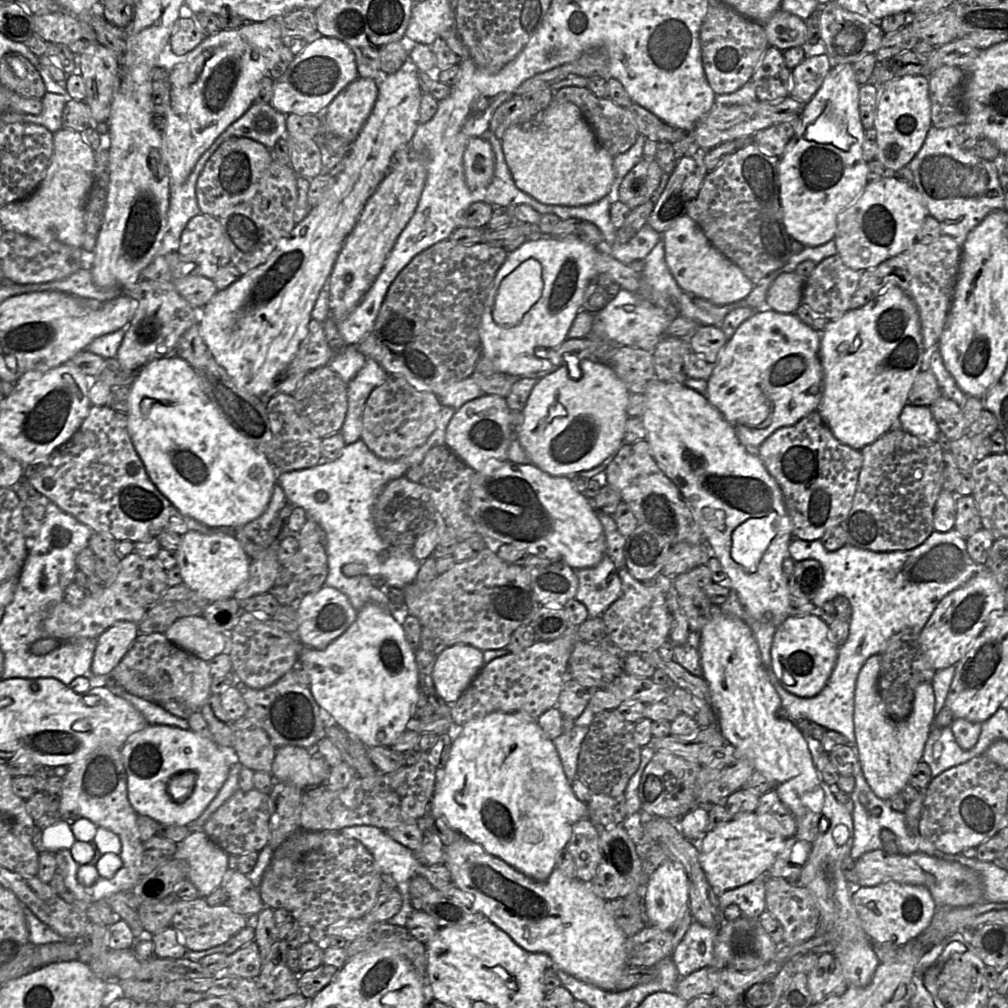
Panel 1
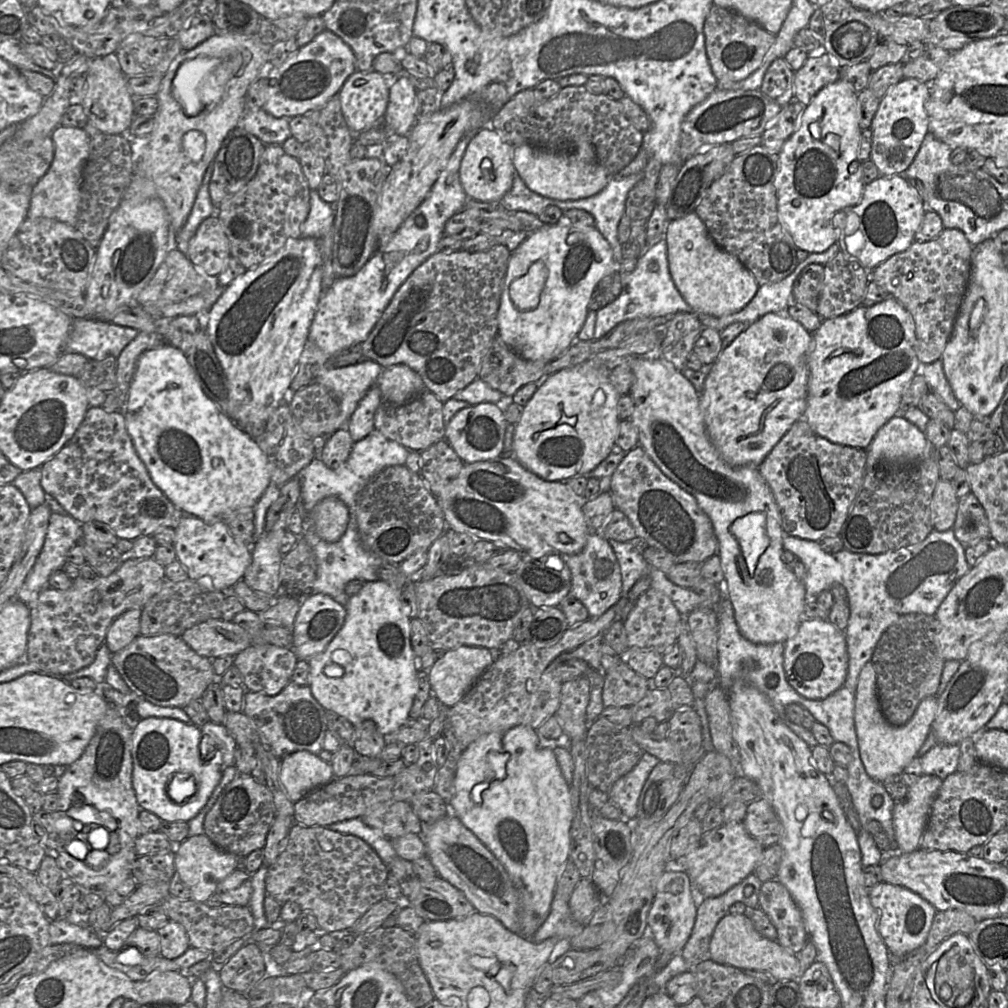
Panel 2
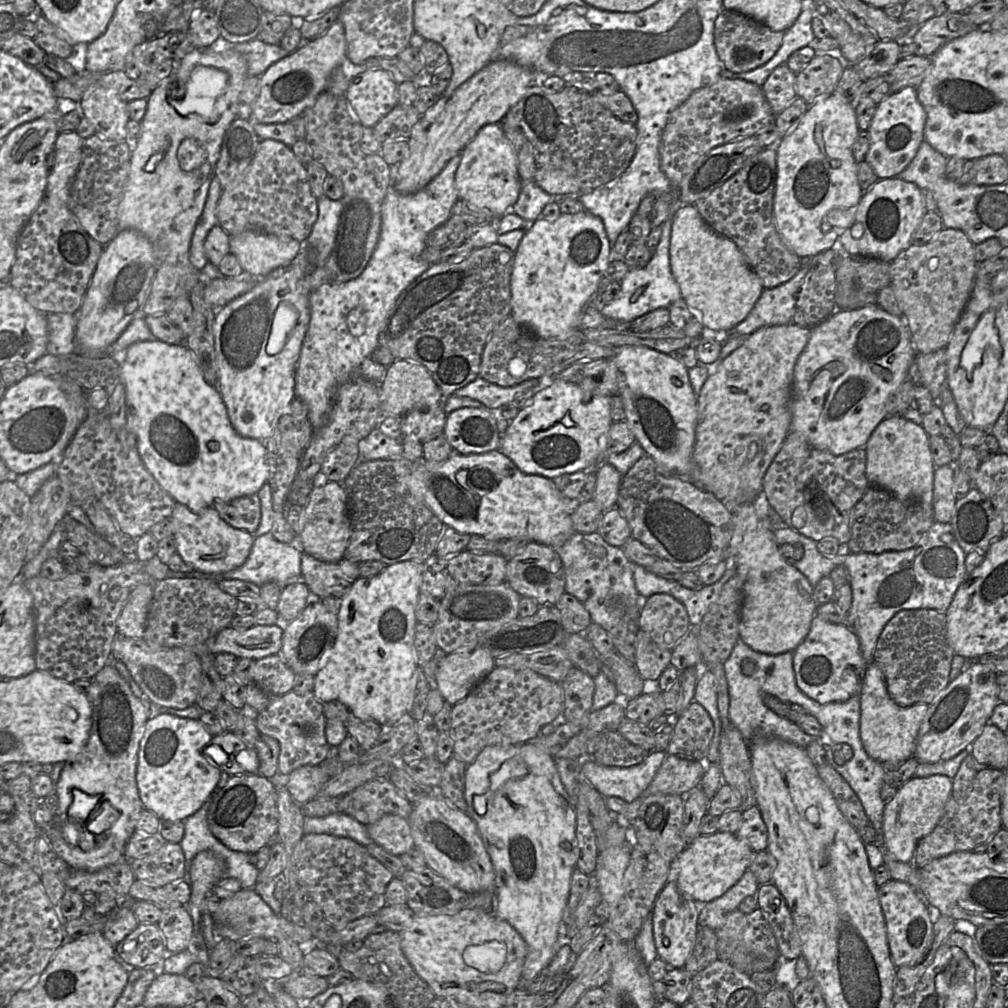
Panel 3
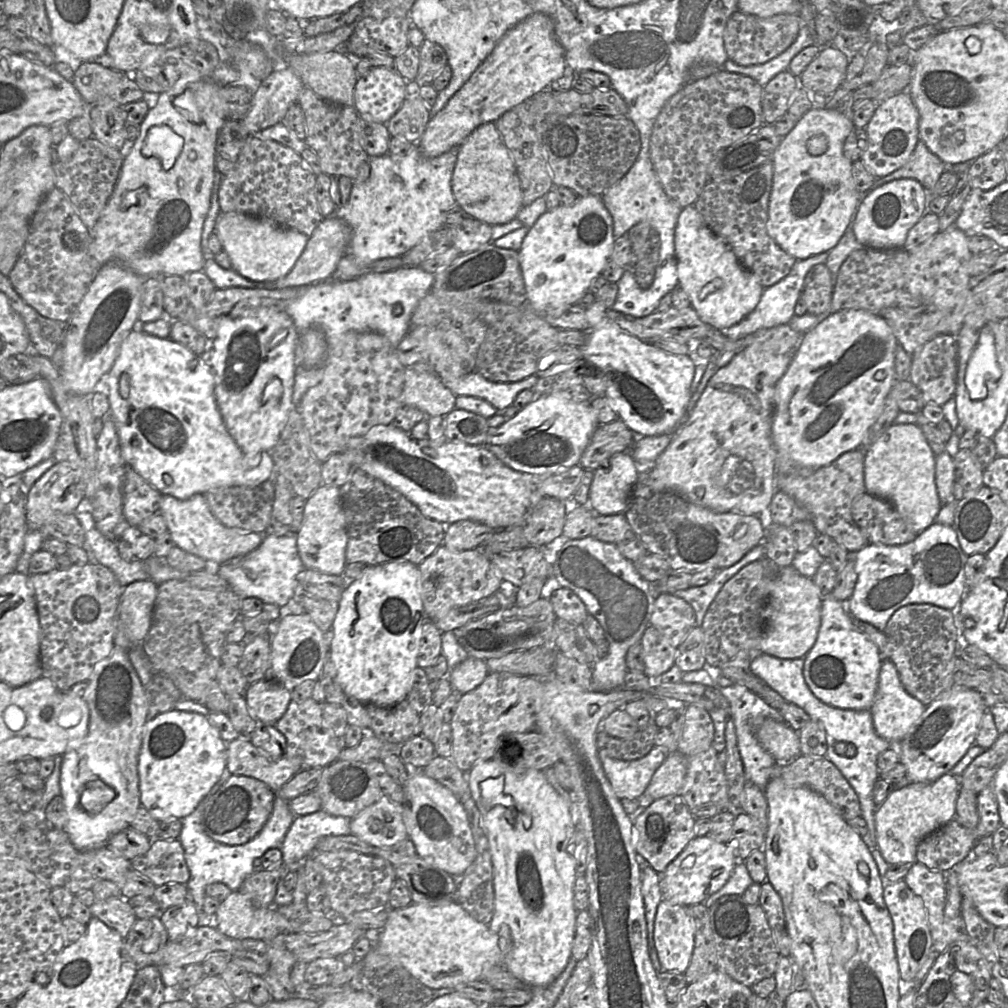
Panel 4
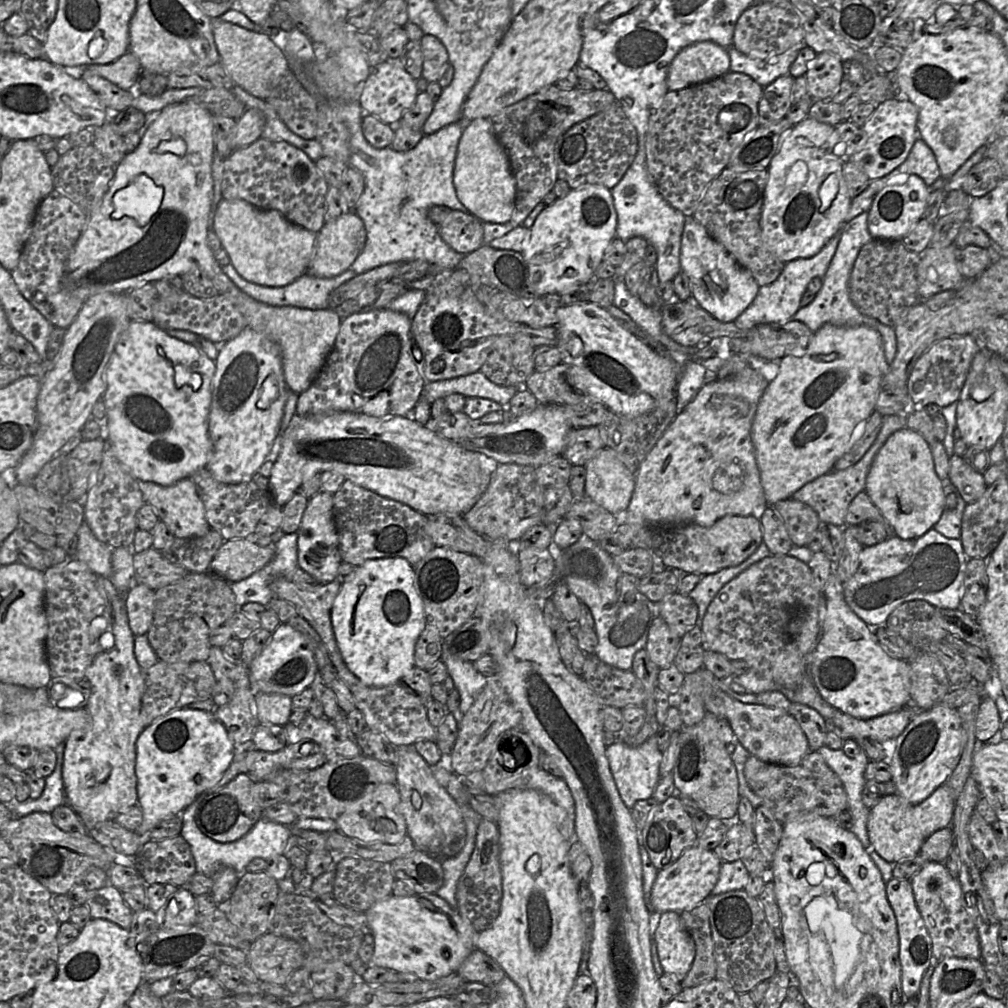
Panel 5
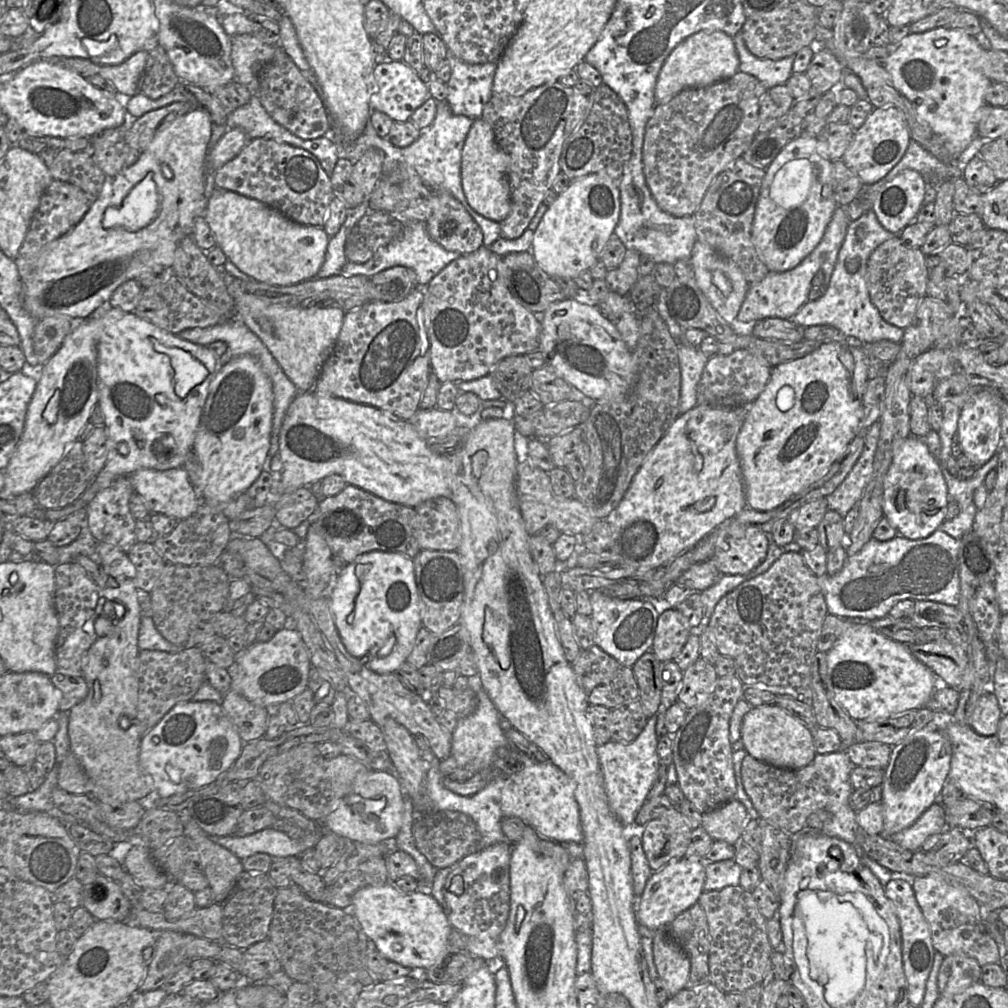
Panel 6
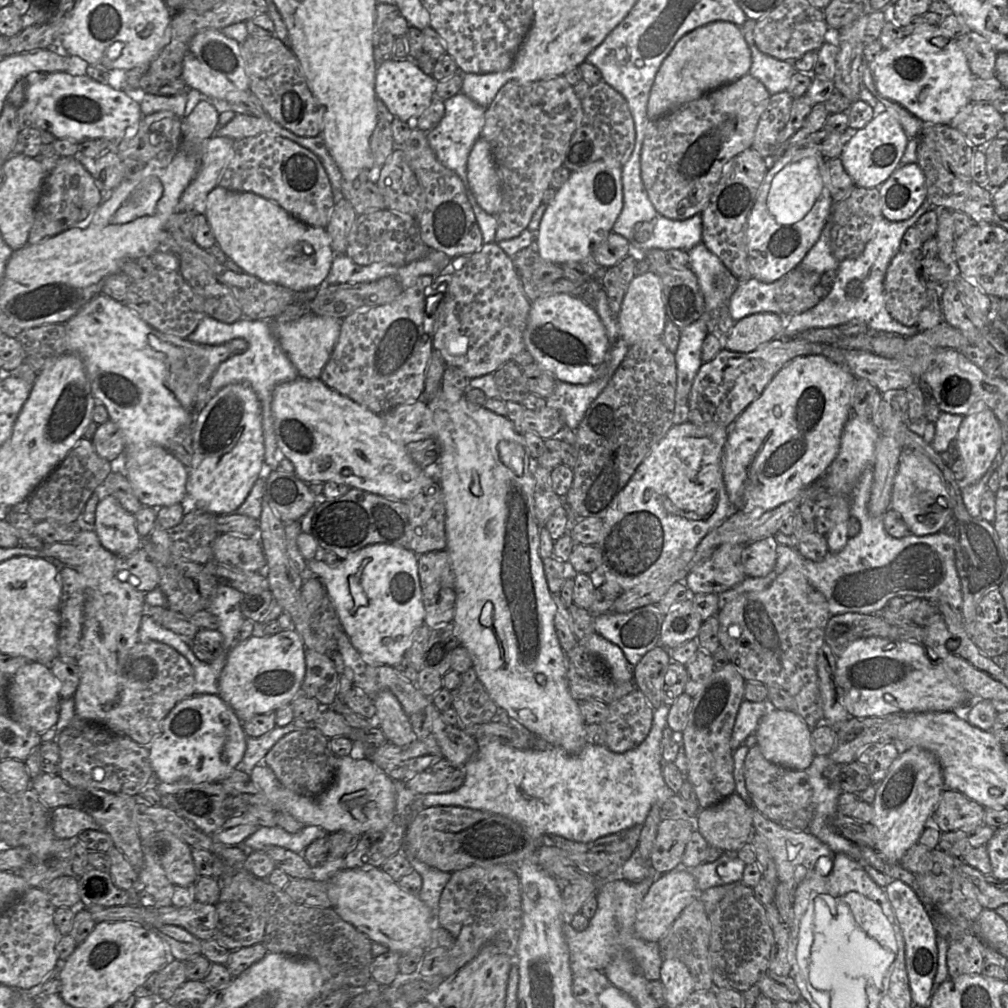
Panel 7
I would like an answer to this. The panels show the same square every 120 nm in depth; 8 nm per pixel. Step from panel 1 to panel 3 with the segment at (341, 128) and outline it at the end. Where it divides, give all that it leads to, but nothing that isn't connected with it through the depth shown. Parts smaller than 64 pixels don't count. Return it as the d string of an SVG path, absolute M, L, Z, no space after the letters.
M365 70L350 79L345 97L361 125L373 127L398 104L397 86L386 70Z

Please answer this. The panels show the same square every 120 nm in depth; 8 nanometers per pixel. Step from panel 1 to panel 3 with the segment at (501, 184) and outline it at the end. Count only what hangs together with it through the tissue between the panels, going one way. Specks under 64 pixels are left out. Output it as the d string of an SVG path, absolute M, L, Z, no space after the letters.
M521 181L517 201L506 213L515 213L528 221L536 221L544 207L555 200L556 195L543 191L534 181Z

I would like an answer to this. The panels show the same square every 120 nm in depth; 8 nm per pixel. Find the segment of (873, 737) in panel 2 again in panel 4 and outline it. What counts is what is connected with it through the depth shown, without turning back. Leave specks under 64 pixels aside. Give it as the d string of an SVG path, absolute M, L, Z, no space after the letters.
M884 659L880 667L877 692L869 709L876 733L893 744L899 743L920 718L926 707L904 689L894 664L889 659Z

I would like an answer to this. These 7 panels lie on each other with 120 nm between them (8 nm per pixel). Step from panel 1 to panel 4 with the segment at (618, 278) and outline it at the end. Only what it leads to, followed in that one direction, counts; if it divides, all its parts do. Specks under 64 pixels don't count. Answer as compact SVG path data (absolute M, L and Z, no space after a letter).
M583 196L571 206L560 205L542 214L529 228L518 251L528 308L543 317L558 317L566 308L576 304L592 281L601 275L614 240L612 217L600 196Z

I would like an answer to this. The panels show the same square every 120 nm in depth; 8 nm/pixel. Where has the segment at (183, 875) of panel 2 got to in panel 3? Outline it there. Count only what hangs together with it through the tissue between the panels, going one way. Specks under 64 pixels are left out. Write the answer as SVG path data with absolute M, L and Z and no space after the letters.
M201 851L192 860L187 873L187 883L191 892L207 895L214 885L222 879L225 863L211 851Z

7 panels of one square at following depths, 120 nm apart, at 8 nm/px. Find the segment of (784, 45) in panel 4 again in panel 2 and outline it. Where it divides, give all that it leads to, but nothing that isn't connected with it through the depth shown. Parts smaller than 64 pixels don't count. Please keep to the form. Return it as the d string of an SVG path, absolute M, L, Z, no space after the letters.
M713 5L704 23L705 48L711 70L719 80L741 81L755 72L776 36L738 13Z

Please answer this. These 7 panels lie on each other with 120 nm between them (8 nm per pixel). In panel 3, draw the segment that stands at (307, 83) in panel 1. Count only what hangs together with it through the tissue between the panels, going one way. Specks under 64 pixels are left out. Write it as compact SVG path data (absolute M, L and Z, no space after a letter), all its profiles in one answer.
M338 19L323 35L278 60L259 77L259 92L253 104L251 121L264 124L285 123L302 115L326 91L332 71L342 65L345 59L345 29Z

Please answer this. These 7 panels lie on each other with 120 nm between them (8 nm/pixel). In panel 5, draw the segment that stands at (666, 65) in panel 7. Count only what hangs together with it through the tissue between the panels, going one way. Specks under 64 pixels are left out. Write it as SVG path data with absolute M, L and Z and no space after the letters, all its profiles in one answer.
M702 41L683 48L672 60L668 75L669 91L676 91L706 82L730 71L726 48L711 41Z

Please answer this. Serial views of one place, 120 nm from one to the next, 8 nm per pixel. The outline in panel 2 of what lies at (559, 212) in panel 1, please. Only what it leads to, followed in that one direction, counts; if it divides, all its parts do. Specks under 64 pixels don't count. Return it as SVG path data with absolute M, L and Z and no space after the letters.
M643 172L625 177L615 175L599 193L578 200L554 200L553 206L562 211L580 209L590 213L595 227L609 243L615 261L623 260L622 247L618 241L618 225L625 213L625 202L629 191L643 179Z

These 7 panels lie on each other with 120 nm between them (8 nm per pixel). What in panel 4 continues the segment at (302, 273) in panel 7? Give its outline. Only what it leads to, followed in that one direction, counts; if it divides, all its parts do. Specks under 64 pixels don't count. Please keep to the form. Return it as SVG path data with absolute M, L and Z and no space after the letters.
M220 212L214 232L231 260L232 269L254 282L272 282L289 273L309 239L304 233L282 226L269 218L239 212Z

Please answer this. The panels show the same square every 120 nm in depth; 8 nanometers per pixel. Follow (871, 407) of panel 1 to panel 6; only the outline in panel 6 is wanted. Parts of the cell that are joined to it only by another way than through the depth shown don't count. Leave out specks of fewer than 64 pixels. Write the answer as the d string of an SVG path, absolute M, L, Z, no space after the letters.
M845 341L821 343L804 357L783 362L772 368L763 391L747 408L736 438L746 507L757 511L773 510L821 479L843 454L861 427L863 394L870 378L884 375L888 365L872 363L861 348Z

